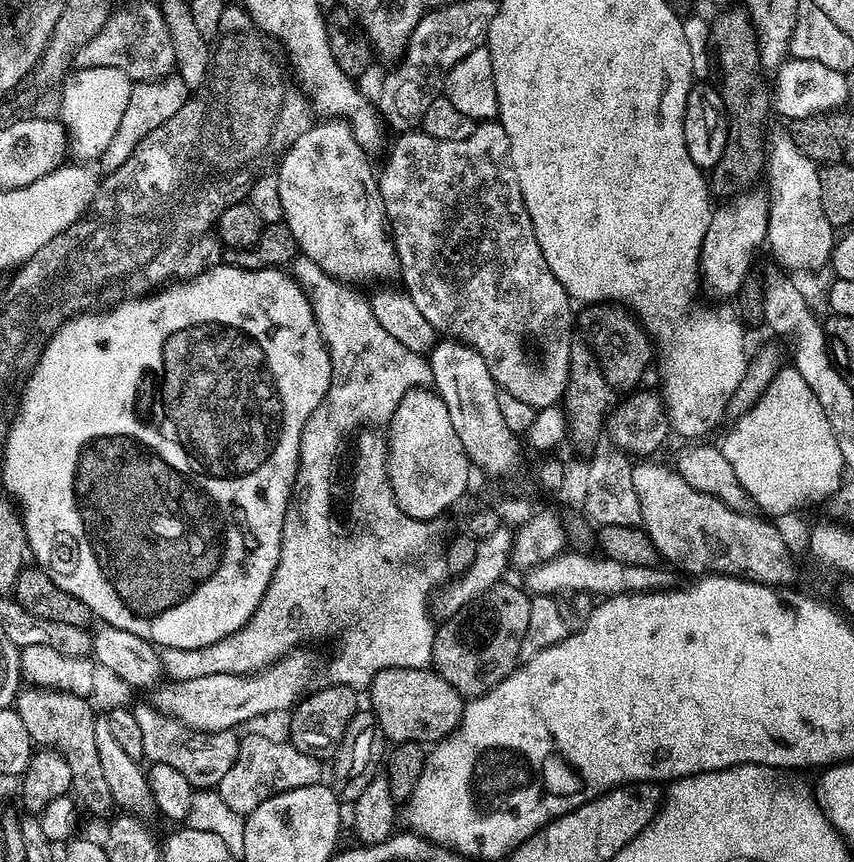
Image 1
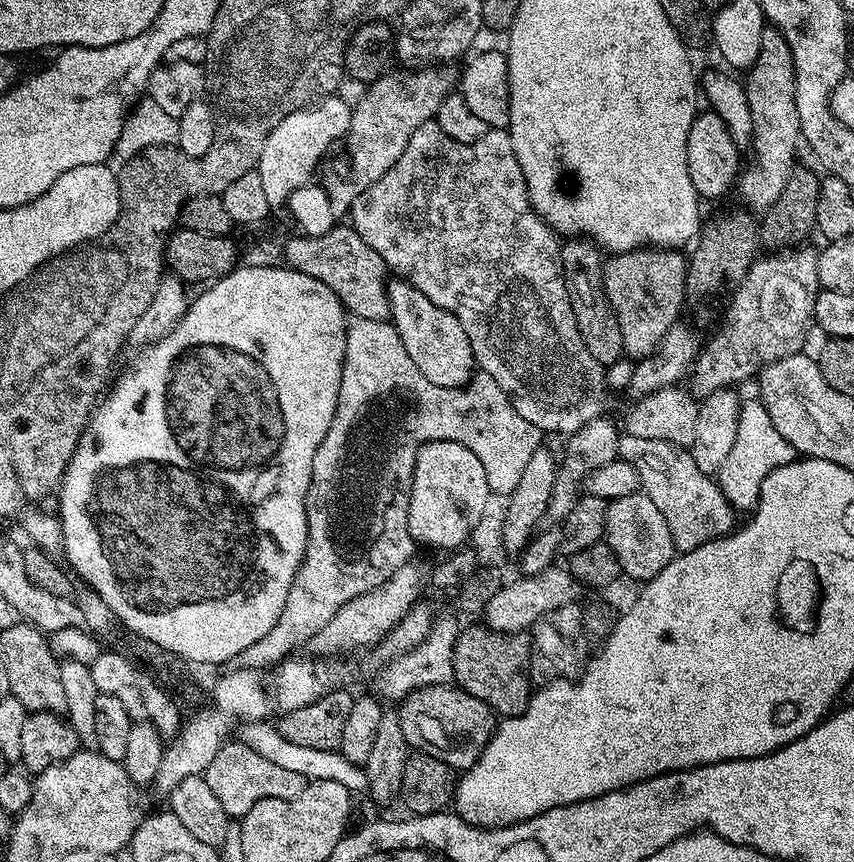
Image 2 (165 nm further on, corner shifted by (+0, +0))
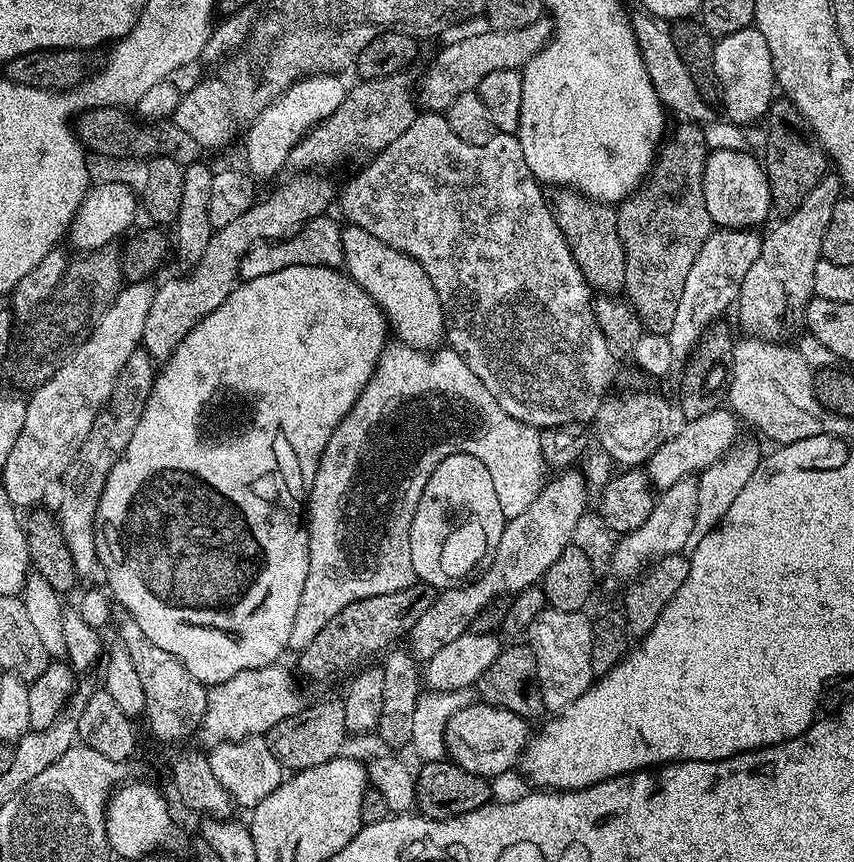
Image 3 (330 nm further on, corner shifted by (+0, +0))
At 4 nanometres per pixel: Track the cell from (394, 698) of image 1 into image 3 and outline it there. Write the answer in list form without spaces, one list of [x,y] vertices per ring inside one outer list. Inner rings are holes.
[[[477,702],[458,710],[449,720],[447,729],[447,755],[452,763],[485,778],[500,776],[521,763],[524,748],[530,739],[529,721],[510,710],[502,710],[493,704]]]

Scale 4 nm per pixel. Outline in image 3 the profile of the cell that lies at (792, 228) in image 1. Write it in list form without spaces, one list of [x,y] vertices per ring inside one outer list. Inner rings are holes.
[[[640,10],[637,13],[637,16],[631,17],[630,23],[636,35],[644,65],[650,74],[650,82],[665,109],[669,113],[677,112],[680,115],[679,119],[684,122],[707,122],[713,119],[714,112],[708,105],[709,101],[701,96],[700,91],[694,86],[694,78],[690,78],[690,70],[686,70],[682,58],[678,58],[678,50],[672,41],[671,31],[647,12]]]

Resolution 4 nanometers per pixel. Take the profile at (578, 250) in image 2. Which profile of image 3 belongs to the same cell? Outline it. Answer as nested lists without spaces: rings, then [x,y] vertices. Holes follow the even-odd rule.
[[[549,187],[546,199],[554,222],[558,222],[558,230],[562,230],[570,246],[570,254],[589,285],[600,294],[623,293],[626,254],[622,250],[622,238],[618,238],[616,208],[611,203],[583,196],[572,188]]]

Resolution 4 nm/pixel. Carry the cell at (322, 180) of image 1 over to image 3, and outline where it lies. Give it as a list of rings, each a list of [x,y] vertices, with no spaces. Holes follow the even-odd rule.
[[[336,74],[323,76],[305,76],[283,92],[270,106],[266,106],[257,114],[255,120],[247,125],[248,137],[244,140],[244,160],[247,171],[253,177],[276,176],[285,171],[290,152],[294,146],[316,124],[321,124],[338,106],[342,106],[342,98],[346,84]]]

